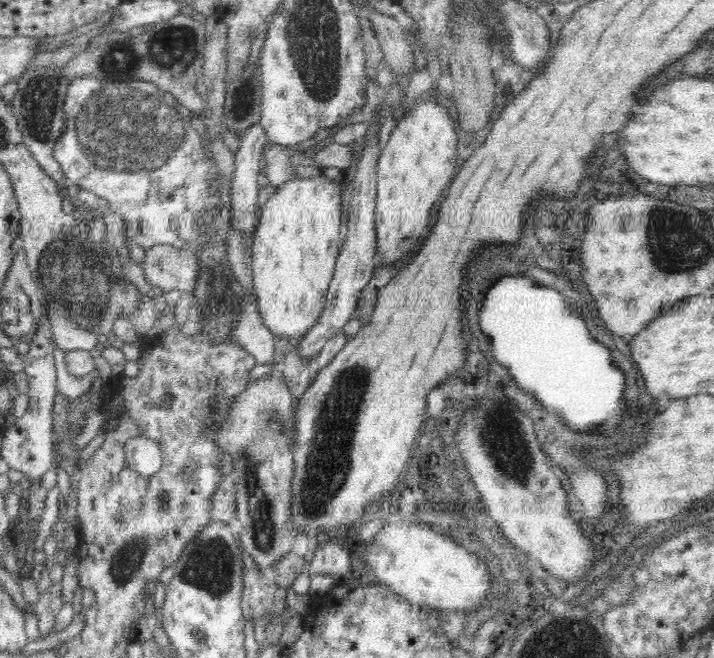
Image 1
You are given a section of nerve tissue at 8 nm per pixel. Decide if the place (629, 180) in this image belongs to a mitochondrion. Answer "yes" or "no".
no

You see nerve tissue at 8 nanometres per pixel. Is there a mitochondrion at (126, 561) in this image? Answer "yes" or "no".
yes

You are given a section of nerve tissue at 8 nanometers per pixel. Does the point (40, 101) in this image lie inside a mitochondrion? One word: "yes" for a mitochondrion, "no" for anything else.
yes

